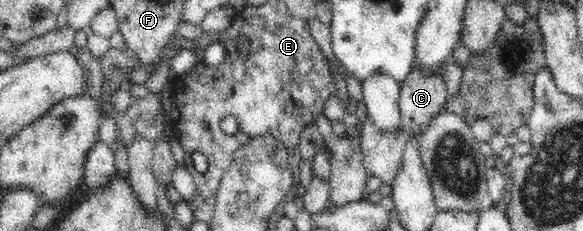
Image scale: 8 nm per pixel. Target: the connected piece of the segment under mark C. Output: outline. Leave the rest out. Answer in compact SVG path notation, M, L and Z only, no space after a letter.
M414 63L412 71L403 80L403 84L400 84L399 105L402 113L404 134L421 135L429 126L431 119L439 116L444 110L444 104L449 95L447 94L447 86L441 76L443 74L440 68L437 72L429 73L428 76L425 76L425 73L421 73L421 69L417 67L417 63Z

